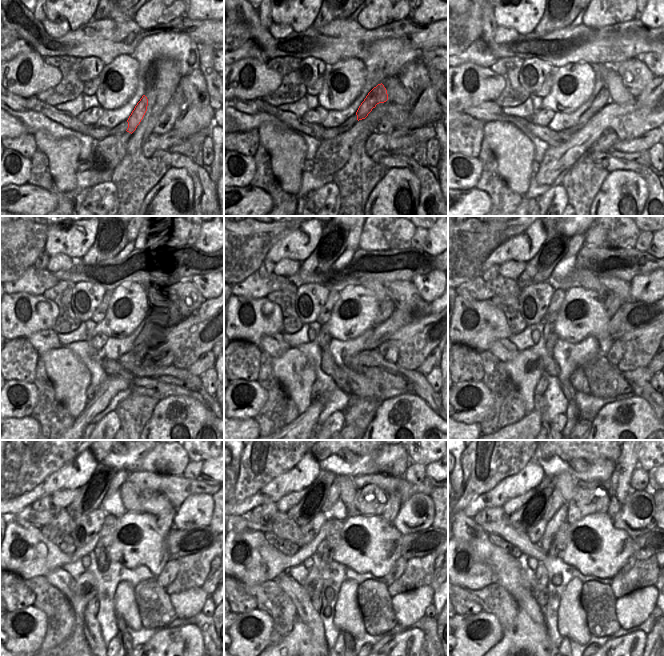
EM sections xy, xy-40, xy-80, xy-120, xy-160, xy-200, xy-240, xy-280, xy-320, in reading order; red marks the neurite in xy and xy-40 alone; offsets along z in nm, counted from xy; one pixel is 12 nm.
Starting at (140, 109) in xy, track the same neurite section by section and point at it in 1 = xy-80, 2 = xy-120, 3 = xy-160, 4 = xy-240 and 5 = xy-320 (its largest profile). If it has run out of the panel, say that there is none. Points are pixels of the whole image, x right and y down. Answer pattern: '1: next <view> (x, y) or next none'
1: next xy-80 (603, 97)
2: next xy-120 (157, 317)
3: next xy-160 (387, 306)
4: next xy-240 (165, 518)
5: next xy-320 (619, 486)

